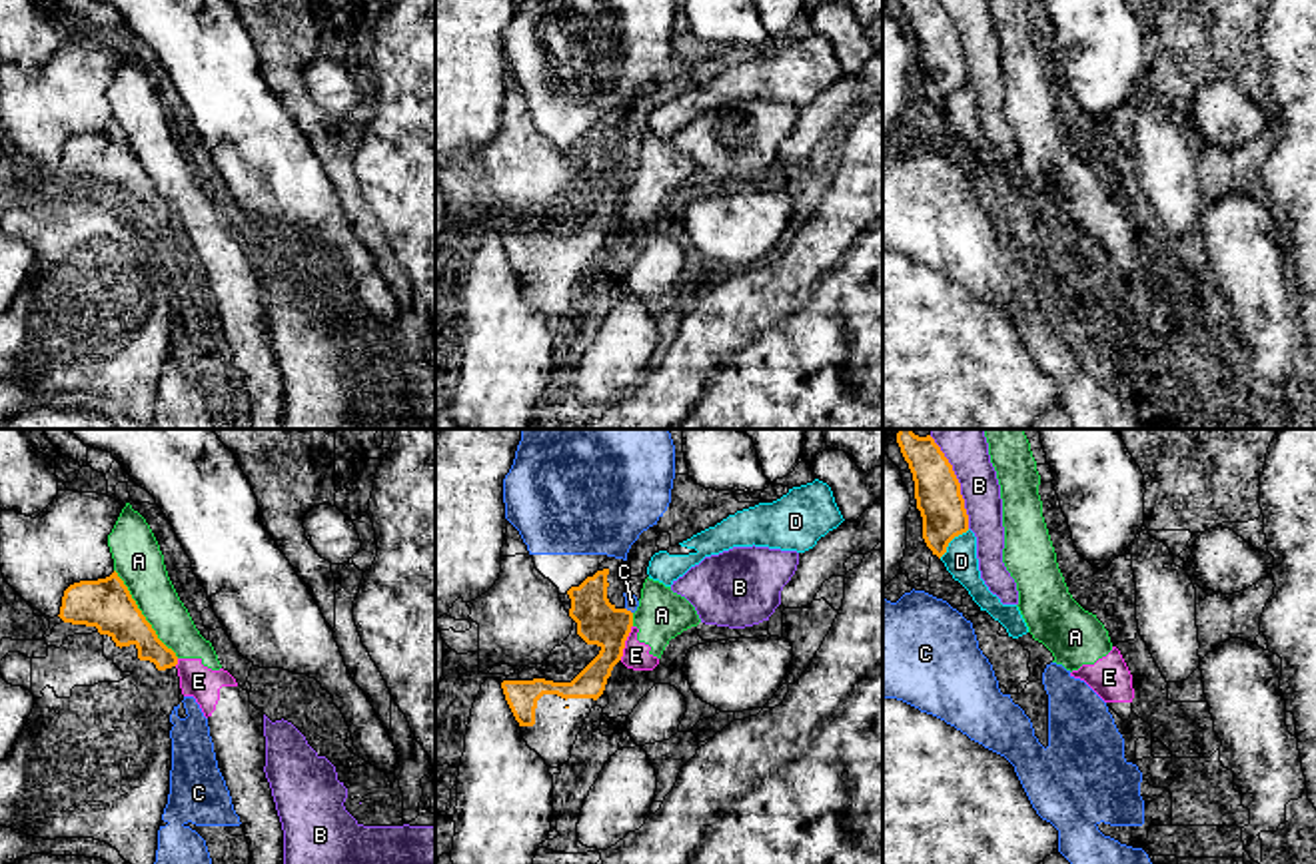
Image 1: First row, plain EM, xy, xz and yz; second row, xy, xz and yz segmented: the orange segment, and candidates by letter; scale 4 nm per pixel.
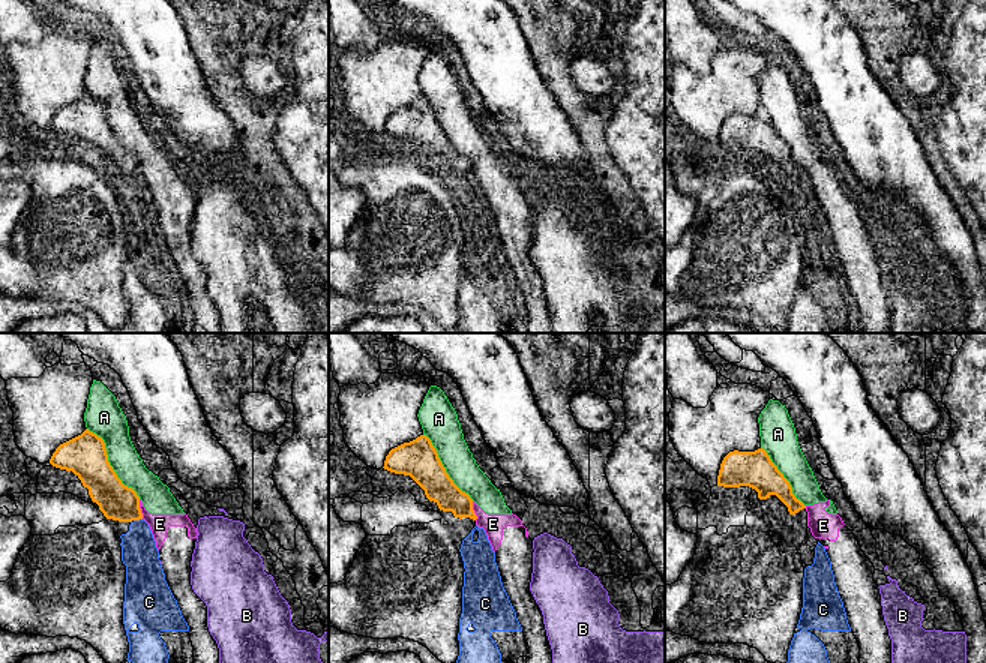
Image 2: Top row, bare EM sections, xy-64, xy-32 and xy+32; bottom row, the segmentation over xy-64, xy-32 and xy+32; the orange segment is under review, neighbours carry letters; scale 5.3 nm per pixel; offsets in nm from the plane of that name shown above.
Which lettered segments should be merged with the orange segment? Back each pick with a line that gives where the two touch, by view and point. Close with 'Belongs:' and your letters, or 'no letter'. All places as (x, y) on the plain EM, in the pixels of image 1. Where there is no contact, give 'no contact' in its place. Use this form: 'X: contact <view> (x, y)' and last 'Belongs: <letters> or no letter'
Belongs: no letter

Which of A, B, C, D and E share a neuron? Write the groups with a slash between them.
A E / B / C / D

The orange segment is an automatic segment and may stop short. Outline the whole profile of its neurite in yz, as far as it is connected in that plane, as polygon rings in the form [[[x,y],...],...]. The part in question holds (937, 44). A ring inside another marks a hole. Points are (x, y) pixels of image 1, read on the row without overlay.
[[[901,0],[913,26],[923,92],[939,112],[949,96],[969,84],[961,36],[941,0]]]

